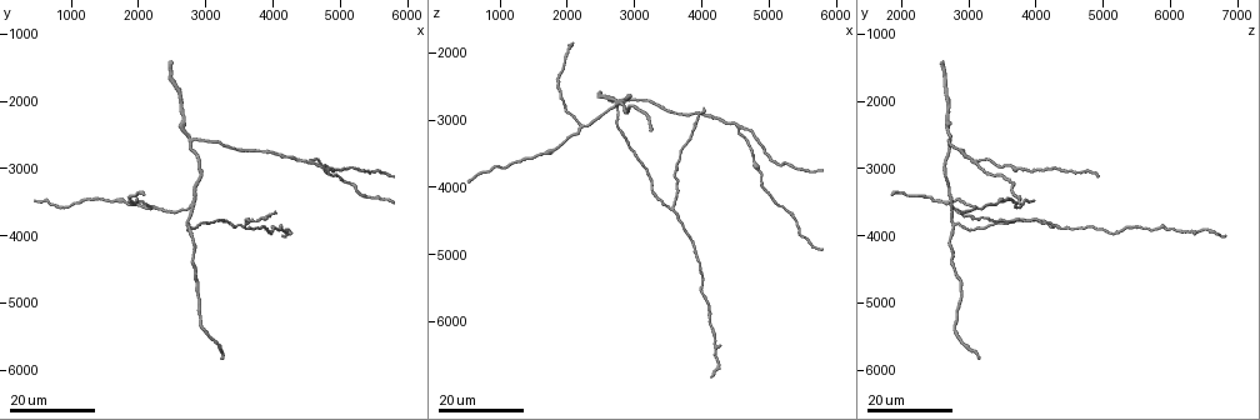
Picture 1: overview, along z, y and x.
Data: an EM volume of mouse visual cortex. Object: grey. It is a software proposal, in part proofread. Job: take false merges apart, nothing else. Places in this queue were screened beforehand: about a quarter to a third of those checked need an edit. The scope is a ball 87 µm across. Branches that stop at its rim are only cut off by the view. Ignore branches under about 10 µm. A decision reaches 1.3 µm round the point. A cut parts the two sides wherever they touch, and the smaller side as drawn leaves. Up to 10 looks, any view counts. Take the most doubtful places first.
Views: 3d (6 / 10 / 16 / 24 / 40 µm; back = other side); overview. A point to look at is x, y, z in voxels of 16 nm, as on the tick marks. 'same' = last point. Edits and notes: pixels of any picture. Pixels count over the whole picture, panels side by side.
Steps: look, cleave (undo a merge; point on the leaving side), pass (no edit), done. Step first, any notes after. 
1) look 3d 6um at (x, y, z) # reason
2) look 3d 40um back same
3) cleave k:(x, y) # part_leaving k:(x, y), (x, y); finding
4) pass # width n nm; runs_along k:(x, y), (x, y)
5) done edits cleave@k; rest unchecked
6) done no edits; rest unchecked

look 3d 24um at (3550, 3900, 4300)

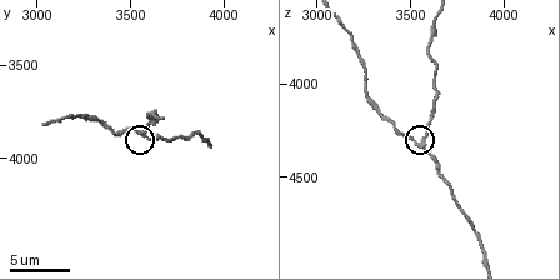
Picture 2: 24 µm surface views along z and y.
look 3d 10um at (3560, 3880, 4320) # zoom in

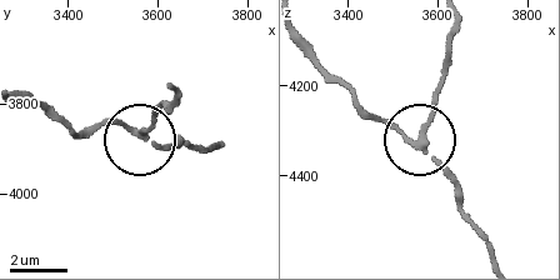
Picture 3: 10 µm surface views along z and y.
look 3d 6um at (3560, 3860, 4325)

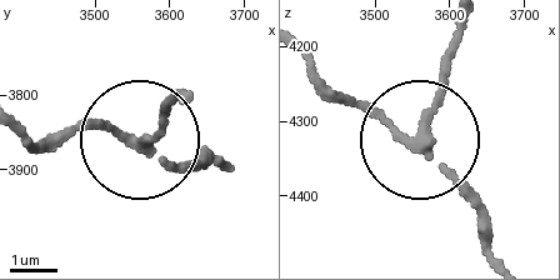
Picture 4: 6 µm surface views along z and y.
cleave 4:(161, 110) # arms 3; part_leaving 4:(421, 133), (456, 30); two neurons meet here

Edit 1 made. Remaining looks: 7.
look overview

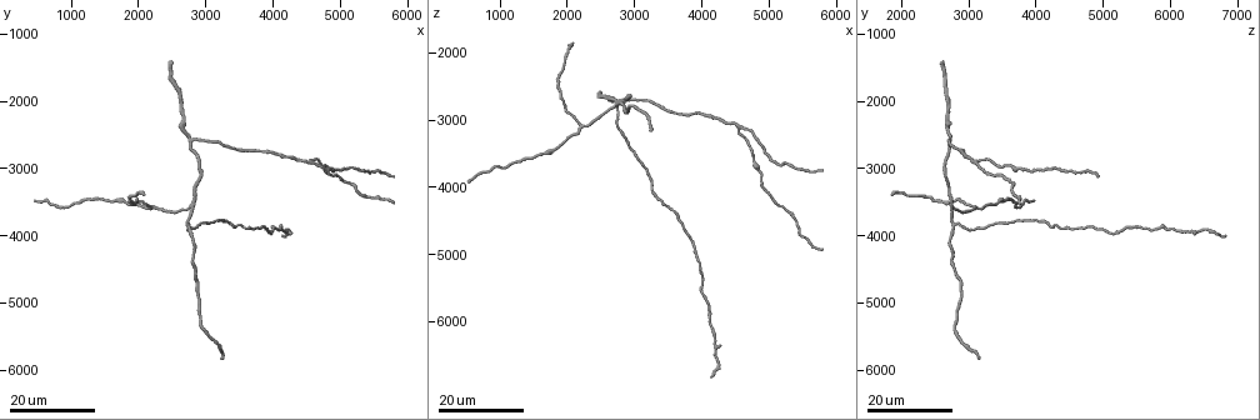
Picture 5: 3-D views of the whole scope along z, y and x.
look 3d 16um at (4500, 2950, 3150) # a fork

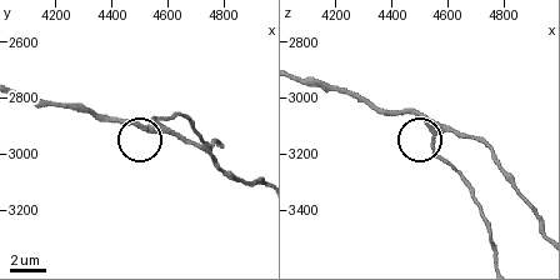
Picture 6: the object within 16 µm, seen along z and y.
look 3d 10um at (4560, 2890, 3130) # closer look

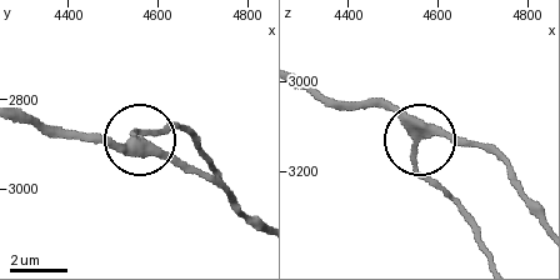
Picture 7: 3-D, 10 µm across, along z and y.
pass # width 340 nm; runs_along 7:(303, 79), (338, 100), (381, 103), (416, 134), (494, 143); one neuron here

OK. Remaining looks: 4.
look 3d 24um at (2700, 3850, 2800)

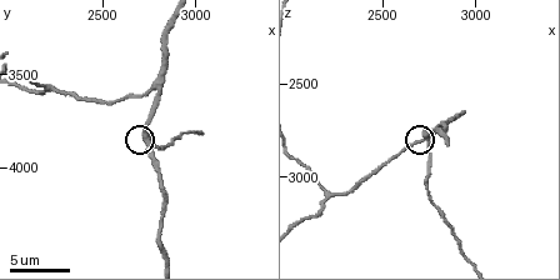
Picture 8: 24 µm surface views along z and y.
look 3d 10um at (2740, 3840, 2780)

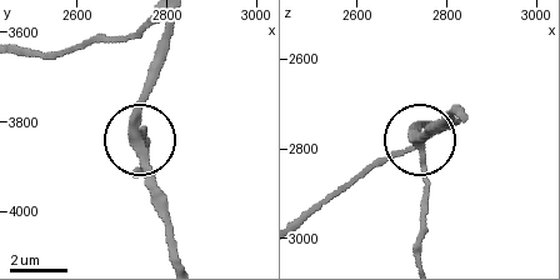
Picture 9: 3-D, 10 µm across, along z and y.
pass # arms 3; runs_along 9:(171, 25), (143, 111), (149, 201); all the same neuron

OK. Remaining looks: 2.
look 3d 24um at (2700, 2350, 2700)

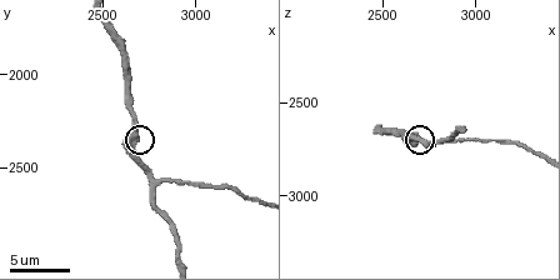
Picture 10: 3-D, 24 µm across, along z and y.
look 3d 6um at (2640, 2400, 2700)

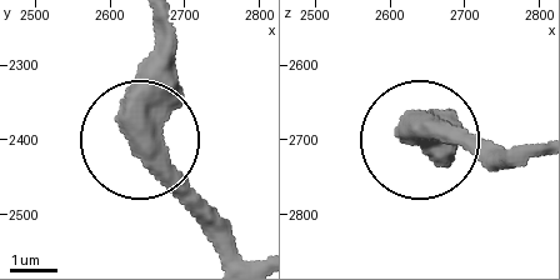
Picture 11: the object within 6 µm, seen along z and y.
pass # one neuron here

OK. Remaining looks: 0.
done edits cleave@4; rest unchecked

